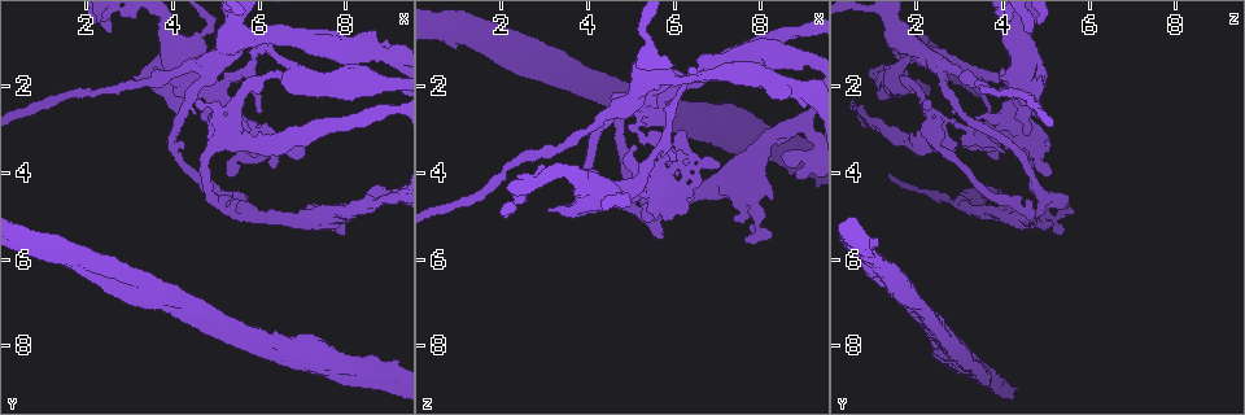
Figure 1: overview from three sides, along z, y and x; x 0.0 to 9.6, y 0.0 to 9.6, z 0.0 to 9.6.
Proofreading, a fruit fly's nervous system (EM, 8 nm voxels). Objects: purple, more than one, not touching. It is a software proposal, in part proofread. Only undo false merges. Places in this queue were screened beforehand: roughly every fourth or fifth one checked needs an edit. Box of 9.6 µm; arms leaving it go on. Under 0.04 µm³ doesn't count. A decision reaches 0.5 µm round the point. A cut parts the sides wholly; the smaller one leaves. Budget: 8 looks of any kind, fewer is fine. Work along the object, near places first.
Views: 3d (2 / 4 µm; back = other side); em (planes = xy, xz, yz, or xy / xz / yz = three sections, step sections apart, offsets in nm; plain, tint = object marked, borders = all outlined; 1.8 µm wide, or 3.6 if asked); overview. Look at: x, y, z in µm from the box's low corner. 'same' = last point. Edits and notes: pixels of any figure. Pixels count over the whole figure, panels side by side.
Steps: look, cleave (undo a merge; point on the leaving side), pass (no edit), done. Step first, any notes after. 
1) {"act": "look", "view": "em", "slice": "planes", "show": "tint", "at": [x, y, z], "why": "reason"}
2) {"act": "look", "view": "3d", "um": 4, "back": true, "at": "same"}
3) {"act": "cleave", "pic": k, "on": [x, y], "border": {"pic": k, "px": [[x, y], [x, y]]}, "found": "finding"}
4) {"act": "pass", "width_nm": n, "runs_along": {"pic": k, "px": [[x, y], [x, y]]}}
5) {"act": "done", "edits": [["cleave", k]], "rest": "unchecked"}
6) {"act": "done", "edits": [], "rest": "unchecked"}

{"act": "look", "view": "3d", "um": 4, "at": [5.40, 4.95, 4.60], "why": "abrupt turn"}

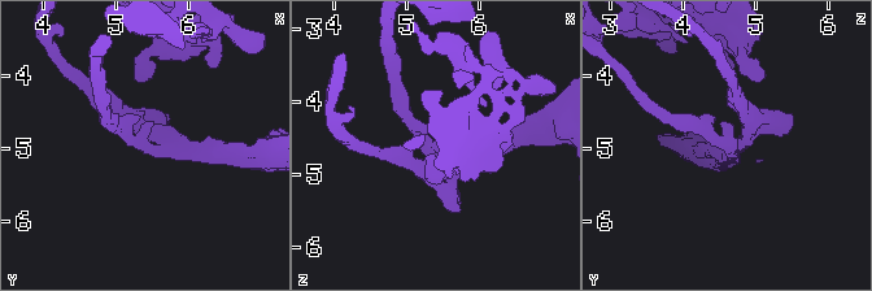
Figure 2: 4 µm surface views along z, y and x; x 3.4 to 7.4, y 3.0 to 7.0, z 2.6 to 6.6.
{"act": "look", "view": "em", "slice": "yz", "step": 16, "show": "tint", "at": [5.35, 4.90, 4.65]}

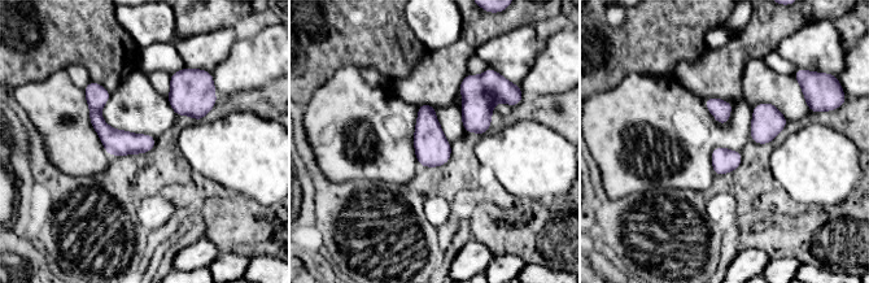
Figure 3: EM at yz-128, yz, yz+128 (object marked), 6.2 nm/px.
{"act": "look", "view": "em", "slice": "planes", "show": "tint", "at": "same"}

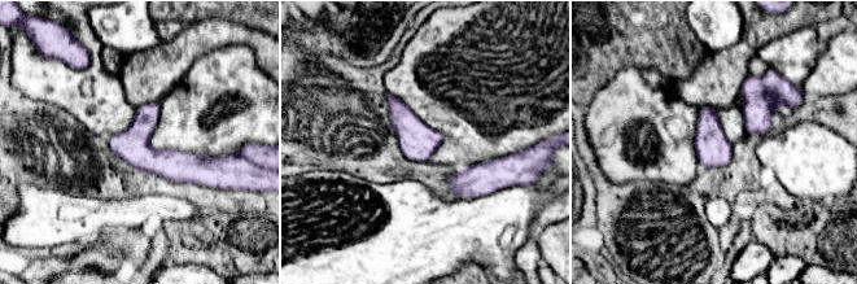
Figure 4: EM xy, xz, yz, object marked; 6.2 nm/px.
{"act": "pass", "width_nm": 220, "runs_along": {"pic": 4, "px": [[112, 140], [149, 161], [211, 160]]}, "found": "continuous, no second neuron"}

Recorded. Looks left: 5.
{"act": "look", "view": "3d", "um": 4, "at": [7.00, 0.85, 1.75], "why": "thick turns thin"}

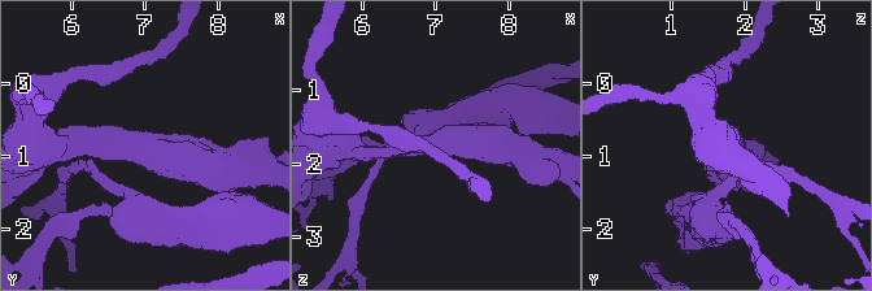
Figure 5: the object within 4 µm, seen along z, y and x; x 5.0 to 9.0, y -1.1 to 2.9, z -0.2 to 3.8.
{"act": "look", "view": "em", "slice": "planes", "show": "tint", "at": [6.95, 0.85, 1.75]}

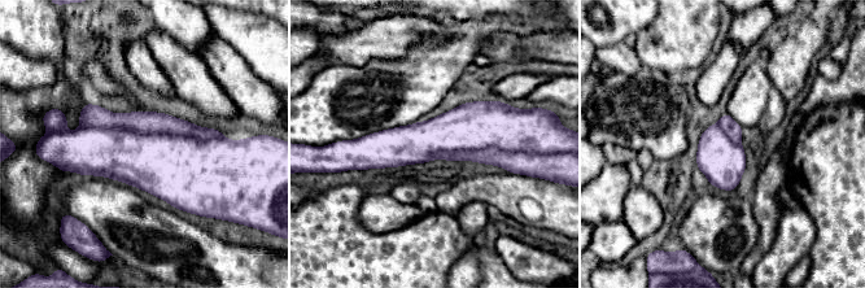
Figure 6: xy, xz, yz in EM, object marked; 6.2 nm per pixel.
{"act": "cleave", "pic": 6, "on": [171, 168], "part_leaving": {"pic": 6, "px": [[512, 138], [435, 136], [357, 151]]}, "found": "a second neuron is stuck on"}

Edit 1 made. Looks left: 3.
{"act": "look", "view": "overview", "why": "see it whole again"}

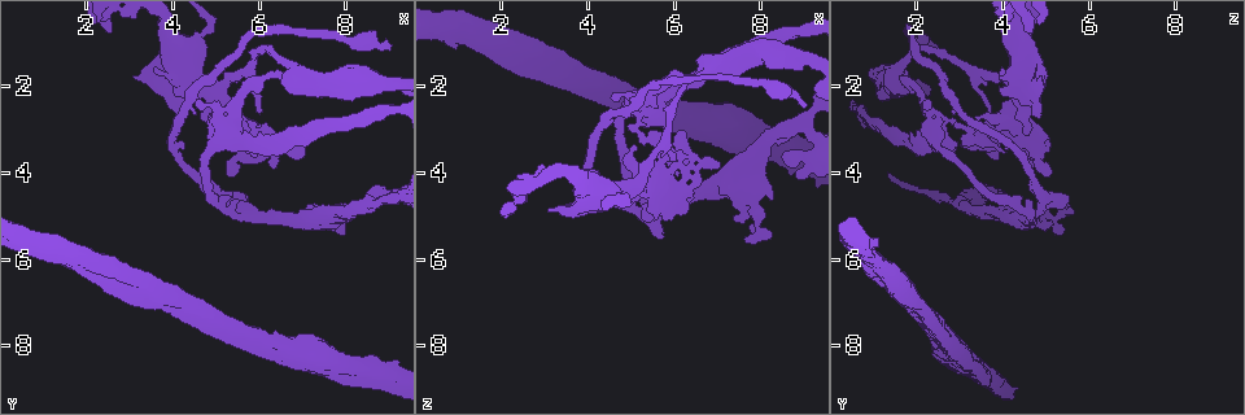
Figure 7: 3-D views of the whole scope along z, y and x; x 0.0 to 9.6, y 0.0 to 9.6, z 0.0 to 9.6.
{"act": "look", "view": "3d", "um": 2, "at": [5.80, 3.05, 3.70], "why": "abrupt turn"}

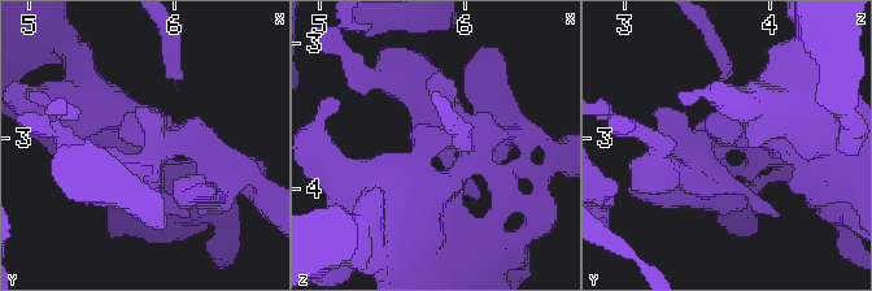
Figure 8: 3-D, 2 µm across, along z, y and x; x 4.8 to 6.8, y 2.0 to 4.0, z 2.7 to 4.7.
{"act": "look", "view": "em", "slice": "planes", "show": "tint", "at": [5.90, 3.04, 3.60], "why": "shape alone is not enough"}

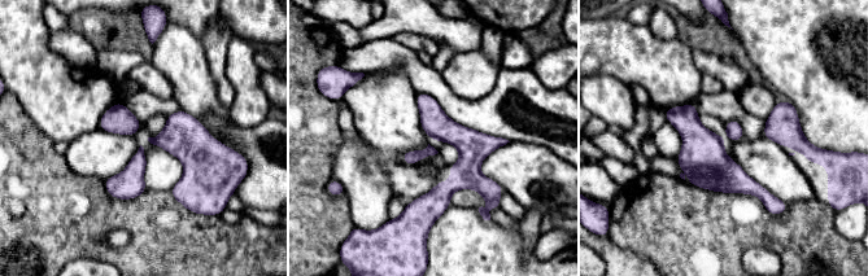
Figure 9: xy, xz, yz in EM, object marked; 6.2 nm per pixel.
{"act": "pass", "runs_along": {"pic": 9, "px": [[668, 113], [738, 182], [773, 200]]}, "found": "one neuron here"}

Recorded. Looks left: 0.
{"act": "done", "edits": [["cleave", 6]], "rest": "unchecked"}

